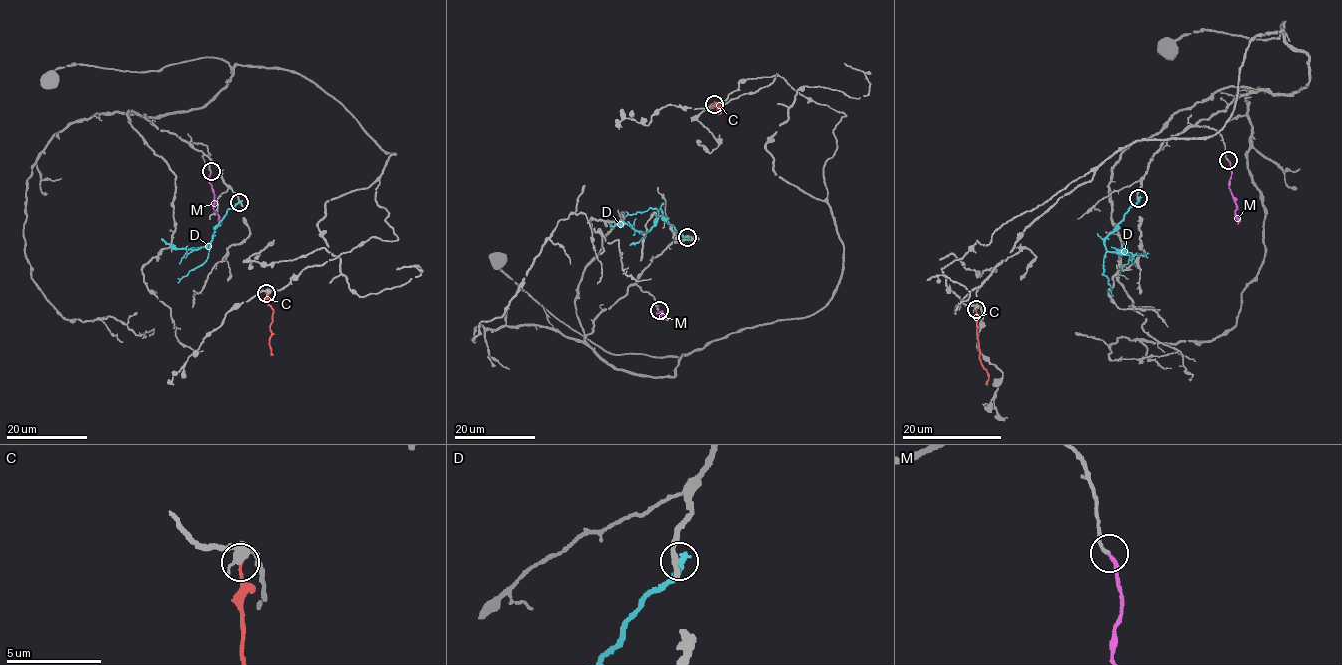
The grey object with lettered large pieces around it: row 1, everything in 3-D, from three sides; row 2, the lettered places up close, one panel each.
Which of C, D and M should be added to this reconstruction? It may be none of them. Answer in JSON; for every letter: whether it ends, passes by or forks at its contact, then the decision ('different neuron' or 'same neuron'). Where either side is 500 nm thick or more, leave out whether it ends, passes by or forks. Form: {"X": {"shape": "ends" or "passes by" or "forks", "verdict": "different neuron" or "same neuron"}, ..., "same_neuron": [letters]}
{"C": {"verdict": "different neuron"}, "D": {"shape": "ends", "verdict": "different neuron"}, "M": {"shape": "ends", "verdict": "same neuron"}, "same_neuron": ["M"]}

